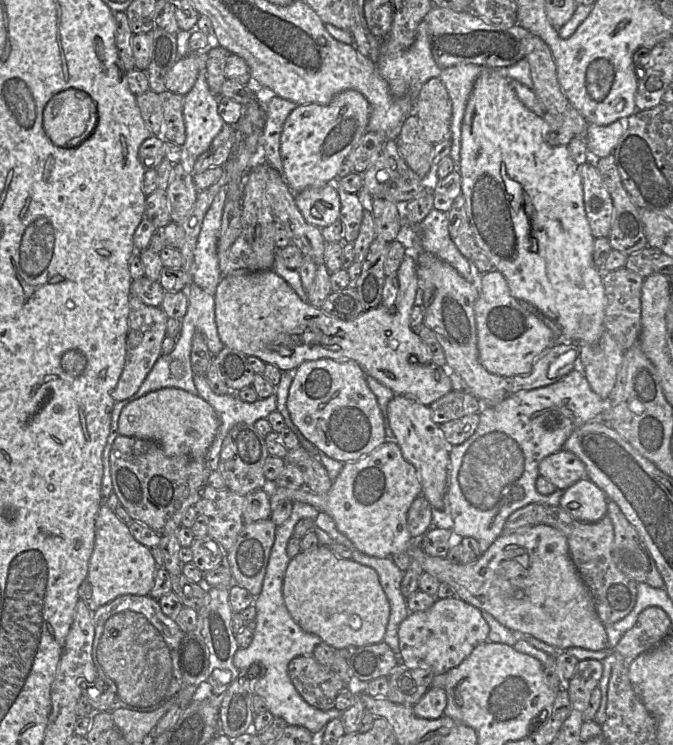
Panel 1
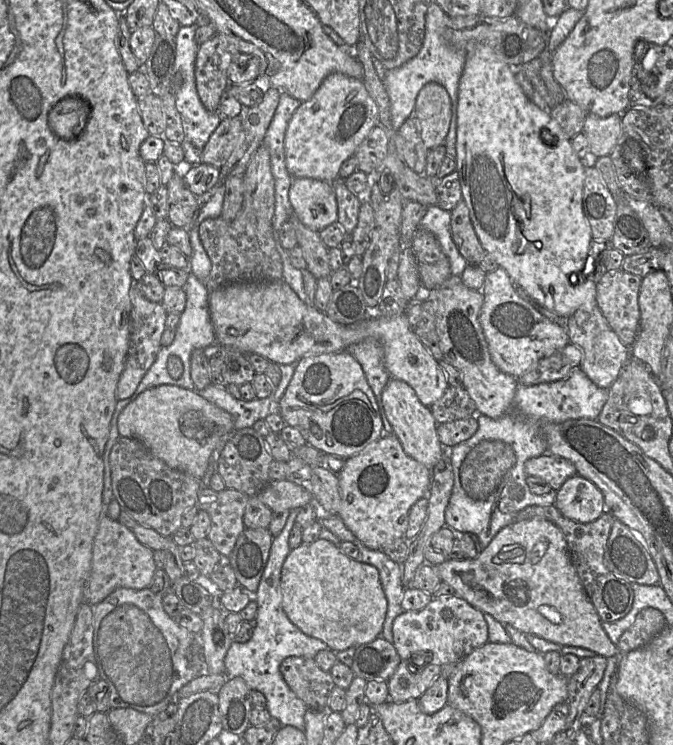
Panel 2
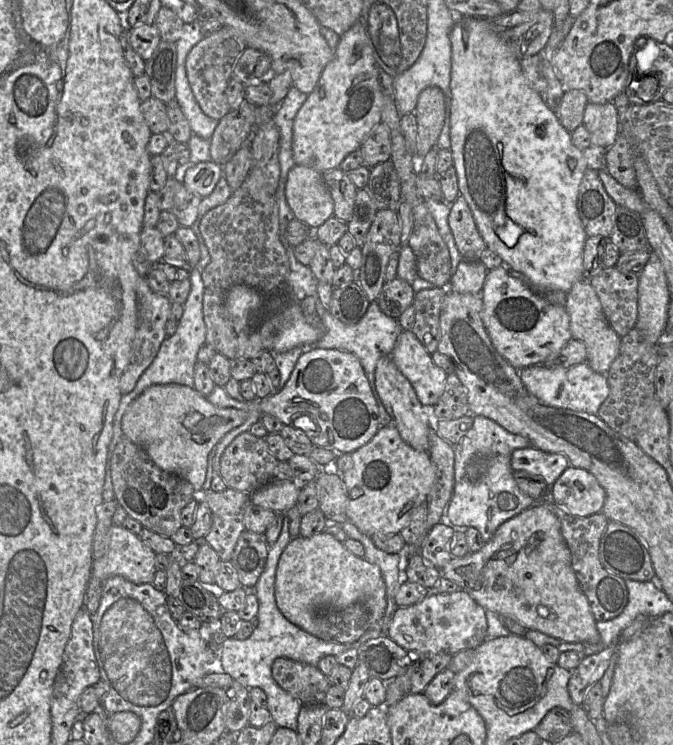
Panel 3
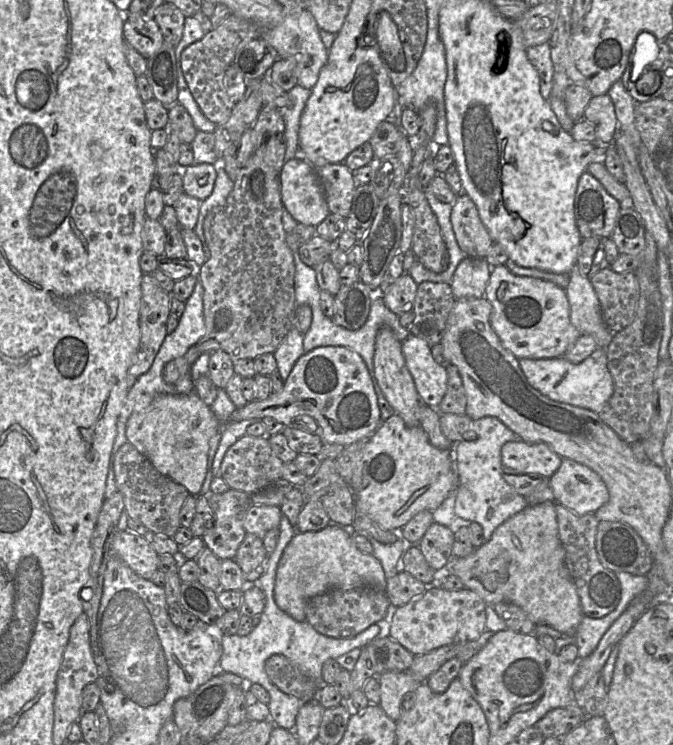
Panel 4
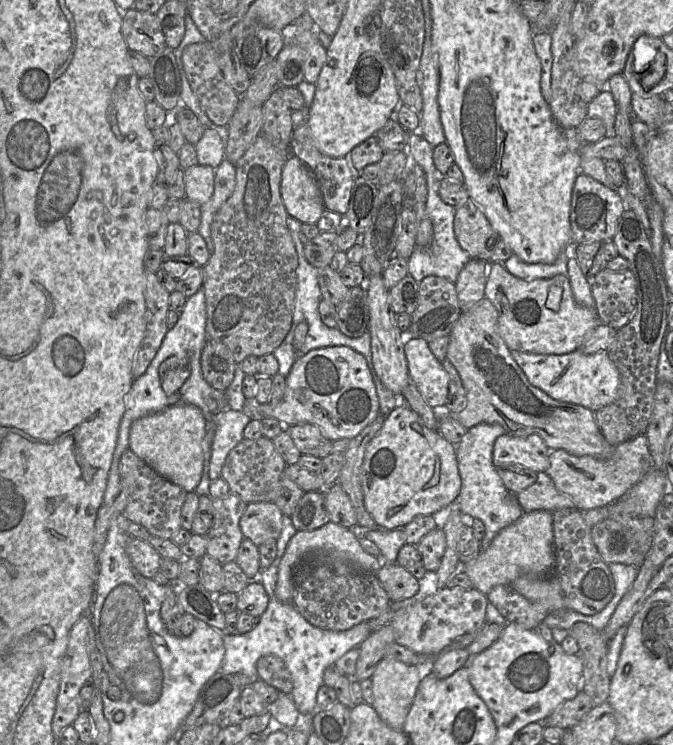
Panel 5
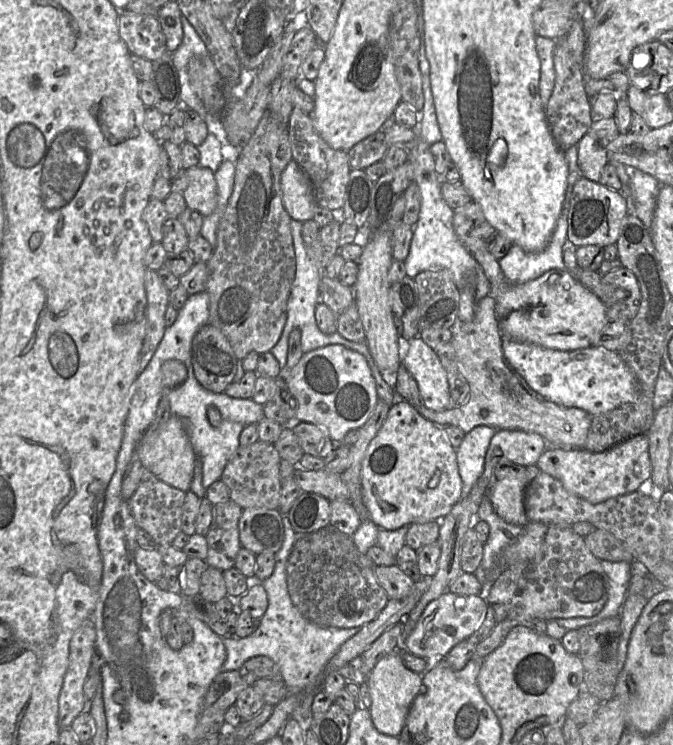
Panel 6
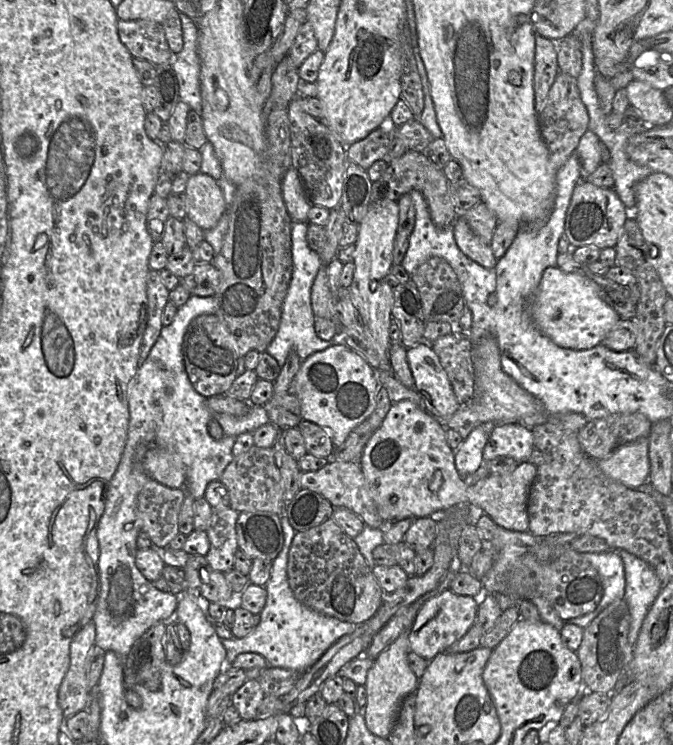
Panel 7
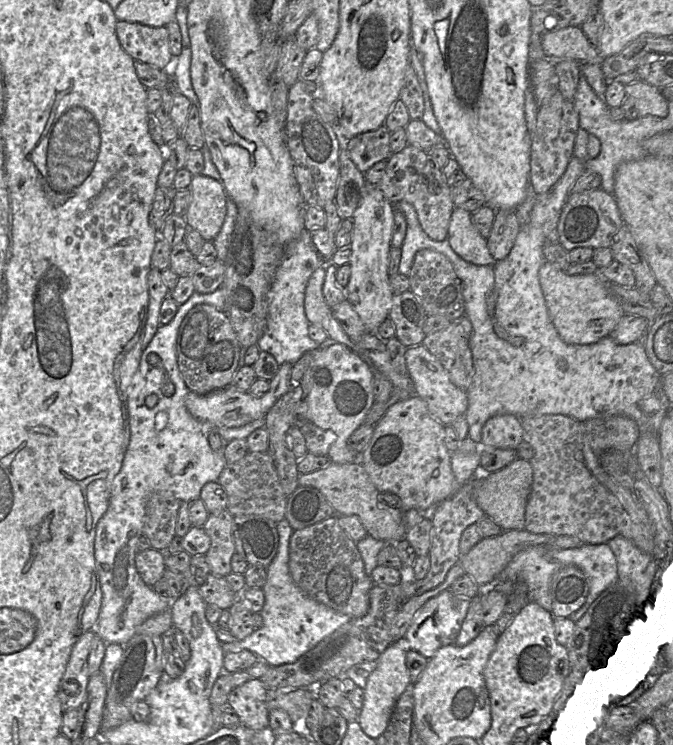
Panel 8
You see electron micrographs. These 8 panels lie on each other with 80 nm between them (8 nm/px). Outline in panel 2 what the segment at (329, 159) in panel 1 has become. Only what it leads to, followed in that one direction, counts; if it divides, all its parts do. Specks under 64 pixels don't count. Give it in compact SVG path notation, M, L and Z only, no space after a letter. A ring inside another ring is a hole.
M341 73L328 75L314 95L293 113L285 133L286 167L293 178L333 182L342 163L353 156L378 123L378 109L363 80Z

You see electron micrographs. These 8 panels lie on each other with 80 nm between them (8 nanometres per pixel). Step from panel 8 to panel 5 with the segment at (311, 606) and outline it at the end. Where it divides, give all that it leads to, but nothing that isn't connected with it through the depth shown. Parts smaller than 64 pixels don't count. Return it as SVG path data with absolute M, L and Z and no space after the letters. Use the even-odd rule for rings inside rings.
M283 514L282 531L277 540L275 559L266 569L260 568L260 571L250 580L262 583L269 597L268 606L252 631L245 634L223 635L225 655L220 668L224 673L258 676L256 664L260 657L273 655L281 659L291 673L293 690L291 695L280 692L278 698L268 705L268 711L274 725L286 729L294 728L299 713L304 715L315 713L317 692L324 684L324 670L352 648L359 648L360 644L372 633L368 622L362 622L345 631L317 628L306 621L293 604L278 600L275 595L278 568L287 545L296 532L291 516Z

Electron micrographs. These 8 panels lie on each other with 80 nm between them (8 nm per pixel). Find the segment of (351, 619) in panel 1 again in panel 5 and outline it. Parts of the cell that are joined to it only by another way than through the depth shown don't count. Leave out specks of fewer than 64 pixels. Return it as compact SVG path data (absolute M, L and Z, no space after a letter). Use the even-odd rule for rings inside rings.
M332 521L309 531L297 531L290 539L278 568L275 595L283 603L293 604L293 570L299 560L312 551L323 551L331 557L349 562L360 570L375 573L382 567L377 557L367 553L360 545L359 539L348 527L341 526Z

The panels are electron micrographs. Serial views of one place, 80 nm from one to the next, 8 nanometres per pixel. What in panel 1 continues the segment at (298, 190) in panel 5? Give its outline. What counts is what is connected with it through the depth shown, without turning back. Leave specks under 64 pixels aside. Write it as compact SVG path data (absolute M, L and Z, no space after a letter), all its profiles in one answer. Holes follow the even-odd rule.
M334 183L295 194L295 203L304 219L320 229L331 225L340 216L341 202Z

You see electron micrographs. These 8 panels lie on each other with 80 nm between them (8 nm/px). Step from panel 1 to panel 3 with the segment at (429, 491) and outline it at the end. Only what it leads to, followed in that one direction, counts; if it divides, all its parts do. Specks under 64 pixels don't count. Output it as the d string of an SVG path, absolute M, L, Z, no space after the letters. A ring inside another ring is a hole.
M391 356L379 359L375 369L375 385L384 408L391 416L402 440L415 450L428 451L429 434L431 429L435 430L435 421L430 411L421 404L413 386L396 367Z

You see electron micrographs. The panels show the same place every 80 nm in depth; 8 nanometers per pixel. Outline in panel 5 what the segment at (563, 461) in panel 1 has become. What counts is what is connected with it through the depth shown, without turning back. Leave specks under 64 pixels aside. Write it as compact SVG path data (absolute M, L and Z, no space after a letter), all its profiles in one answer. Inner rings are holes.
M510 433L499 436L493 447L493 463L496 467L503 464L518 464L536 473L546 472L550 466L550 449L544 440L536 434L519 437Z

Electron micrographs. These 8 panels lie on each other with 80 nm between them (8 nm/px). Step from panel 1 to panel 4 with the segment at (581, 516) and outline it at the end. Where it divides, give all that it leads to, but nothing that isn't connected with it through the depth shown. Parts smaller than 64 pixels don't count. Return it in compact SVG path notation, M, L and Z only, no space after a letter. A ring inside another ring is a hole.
M562 458L549 483L555 502L578 515L594 514L609 500L601 477L589 467L568 458Z

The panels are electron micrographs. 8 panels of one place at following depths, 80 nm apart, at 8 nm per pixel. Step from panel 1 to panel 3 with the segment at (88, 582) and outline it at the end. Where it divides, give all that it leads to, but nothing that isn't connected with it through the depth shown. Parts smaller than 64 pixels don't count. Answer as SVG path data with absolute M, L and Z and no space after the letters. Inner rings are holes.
M113 524L109 530L108 550L100 559L93 560L91 575L102 582L112 576L122 576L135 584L151 584L156 573L155 556L153 550L145 545L135 533L124 526Z

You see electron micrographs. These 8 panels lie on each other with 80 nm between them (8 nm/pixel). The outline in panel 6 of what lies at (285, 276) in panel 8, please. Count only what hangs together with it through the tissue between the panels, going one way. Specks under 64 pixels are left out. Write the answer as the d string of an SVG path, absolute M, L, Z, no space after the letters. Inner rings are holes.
M291 219L291 233L293 238L295 258L296 258L296 275L292 284L291 292L287 302L287 319L281 336L270 352L279 362L280 368L284 368L287 362L288 342L290 333L298 328L301 331L301 347L303 353L321 348L331 344L341 344L349 349L362 354L367 361L374 361L366 342L353 342L345 339L338 332L332 334L324 334L320 331L315 320L316 305L319 300L319 283L324 274L324 269L320 269L308 256L307 246L302 238L303 222Z

